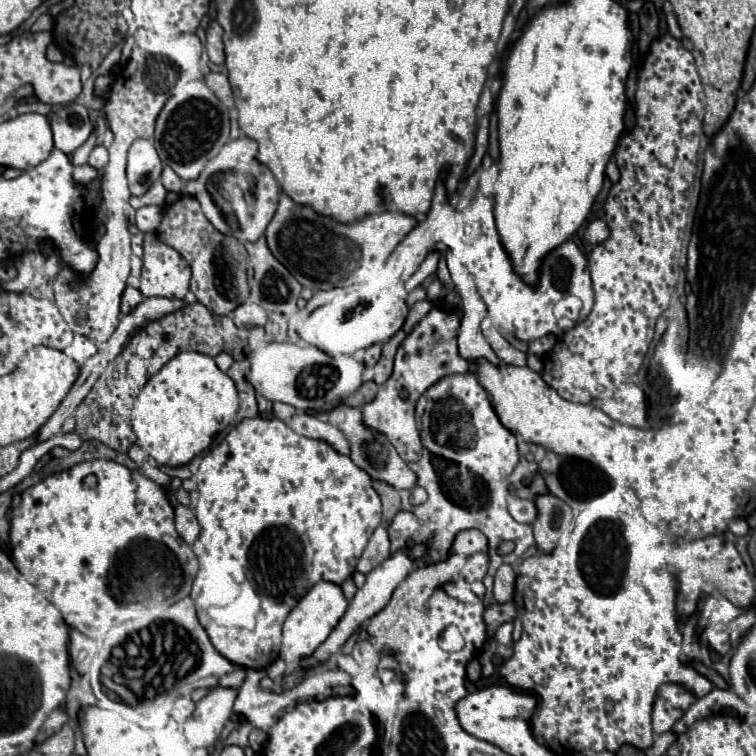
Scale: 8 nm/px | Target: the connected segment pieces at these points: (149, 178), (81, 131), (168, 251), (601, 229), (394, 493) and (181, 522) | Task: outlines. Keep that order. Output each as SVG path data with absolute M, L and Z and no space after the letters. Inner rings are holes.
M136 140L128 152L128 184L132 196L142 196L160 178L162 162L150 140Z
M70 102L54 112L50 116L50 128L54 134L54 148L66 152L68 156L80 148L92 132L88 110L78 102Z
M154 234L144 236L144 266L140 292L144 296L184 300L188 294L190 266L170 246L160 242Z
M602 220L590 222L590 224L586 226L586 230L584 230L584 238L586 238L586 242L590 242L590 244L600 244L600 242L604 242L604 240L608 238L608 234L610 234L610 230L608 230L606 222L602 222Z
M374 480L374 490L380 494L380 500L382 500L382 508L384 508L382 520L390 524L396 512L400 512L400 494L396 488L390 488L390 484L382 480Z
M178 504L174 508L174 512L176 512L176 530L178 530L178 534L182 536L182 540L186 544L192 544L196 540L196 536L200 534L200 526L196 522L194 512L188 506L182 506L182 504Z

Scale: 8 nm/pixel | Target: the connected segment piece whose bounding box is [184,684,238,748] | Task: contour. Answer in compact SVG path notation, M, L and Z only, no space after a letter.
M214 686L196 704L194 714L184 724L184 734L194 748L208 748L220 736L224 724L232 716L232 706L238 696L238 688Z

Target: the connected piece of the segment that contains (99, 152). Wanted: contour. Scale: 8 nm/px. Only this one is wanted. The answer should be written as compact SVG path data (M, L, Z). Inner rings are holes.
M96 146L88 158L88 164L94 168L94 170L100 170L104 164L108 162L108 150L104 146Z

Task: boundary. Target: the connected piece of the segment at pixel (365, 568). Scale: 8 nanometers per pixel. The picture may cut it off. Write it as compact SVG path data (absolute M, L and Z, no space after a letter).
M378 526L374 530L374 534L368 540L368 546L364 548L358 564L356 564L356 572L368 574L372 568L376 568L378 564L382 564L382 560L386 560L390 556L390 542L388 542L388 534L386 528Z

